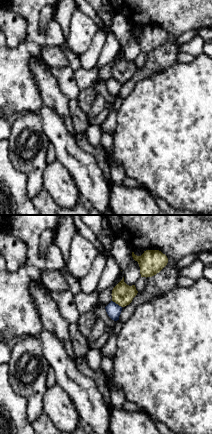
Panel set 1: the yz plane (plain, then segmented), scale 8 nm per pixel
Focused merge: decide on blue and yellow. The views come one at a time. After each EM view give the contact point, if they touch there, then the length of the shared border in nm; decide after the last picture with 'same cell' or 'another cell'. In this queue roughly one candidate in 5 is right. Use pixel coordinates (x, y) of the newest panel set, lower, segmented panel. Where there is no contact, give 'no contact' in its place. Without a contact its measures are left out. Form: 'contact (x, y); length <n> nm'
contact (117, 304); length 100 nm

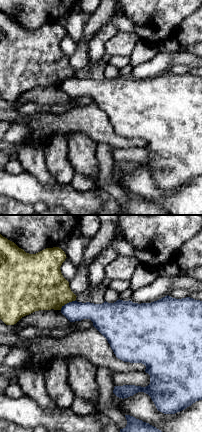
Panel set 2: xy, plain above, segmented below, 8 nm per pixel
contact (67, 303); length 140 nm

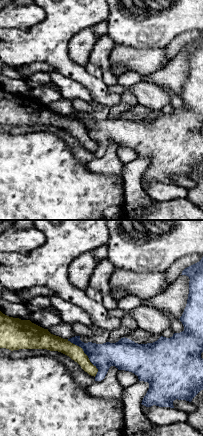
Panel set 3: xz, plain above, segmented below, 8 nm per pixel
contact (86, 354); length 380 nm

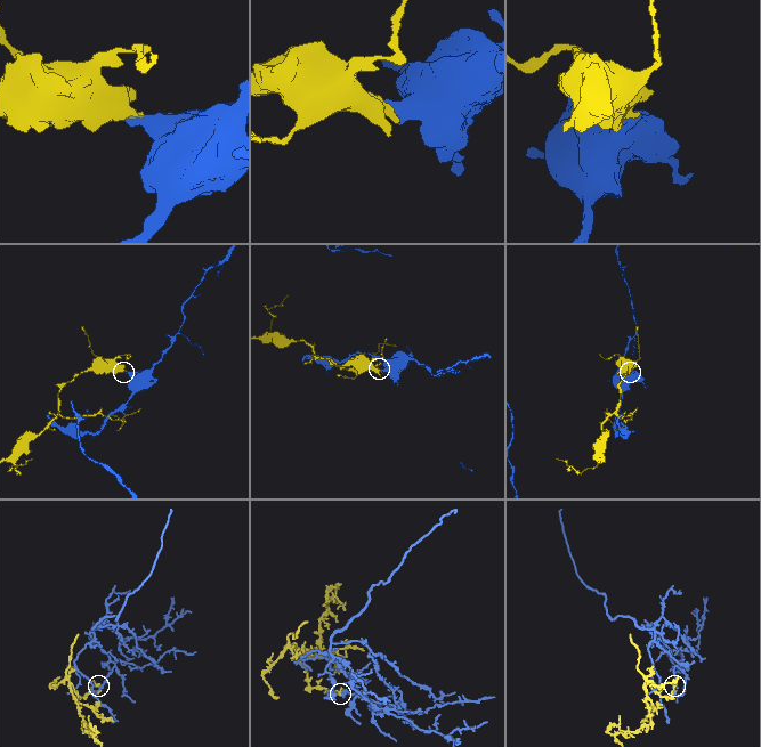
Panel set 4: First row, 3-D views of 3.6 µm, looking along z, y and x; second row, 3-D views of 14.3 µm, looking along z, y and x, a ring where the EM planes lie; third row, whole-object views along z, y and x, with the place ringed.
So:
another cell

